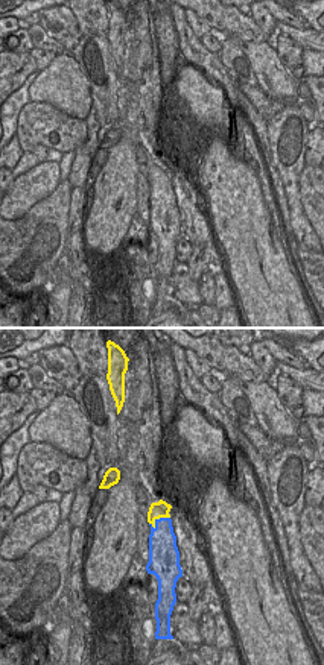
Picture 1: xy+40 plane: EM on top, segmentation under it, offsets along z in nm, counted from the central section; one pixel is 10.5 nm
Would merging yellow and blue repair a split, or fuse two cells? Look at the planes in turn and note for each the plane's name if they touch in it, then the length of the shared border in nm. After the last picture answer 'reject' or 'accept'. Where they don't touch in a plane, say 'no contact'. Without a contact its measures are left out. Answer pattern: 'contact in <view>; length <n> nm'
contact in xy+40; length 240 nm

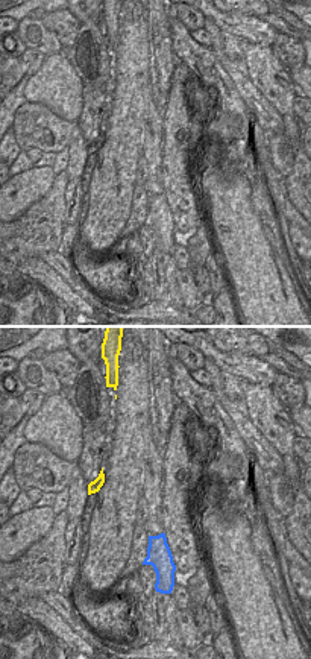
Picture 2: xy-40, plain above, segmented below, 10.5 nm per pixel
no contact

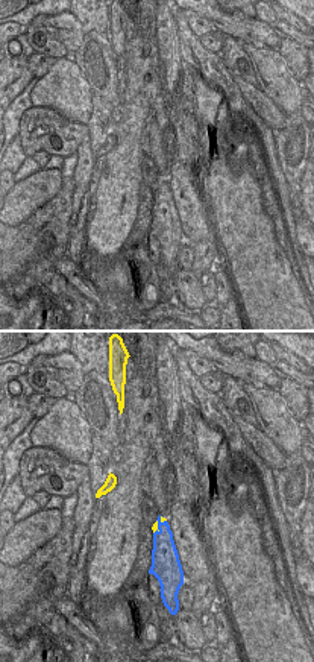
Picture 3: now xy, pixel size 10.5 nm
contact in xy; length 200 nm

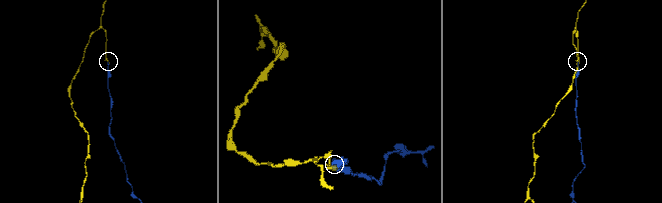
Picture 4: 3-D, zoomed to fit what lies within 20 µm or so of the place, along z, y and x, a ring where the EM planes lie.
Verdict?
accept

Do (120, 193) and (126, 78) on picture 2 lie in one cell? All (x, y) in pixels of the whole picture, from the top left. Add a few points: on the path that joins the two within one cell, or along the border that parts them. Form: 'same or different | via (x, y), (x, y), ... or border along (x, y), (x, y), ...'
same | via (122, 164), (126, 107)

